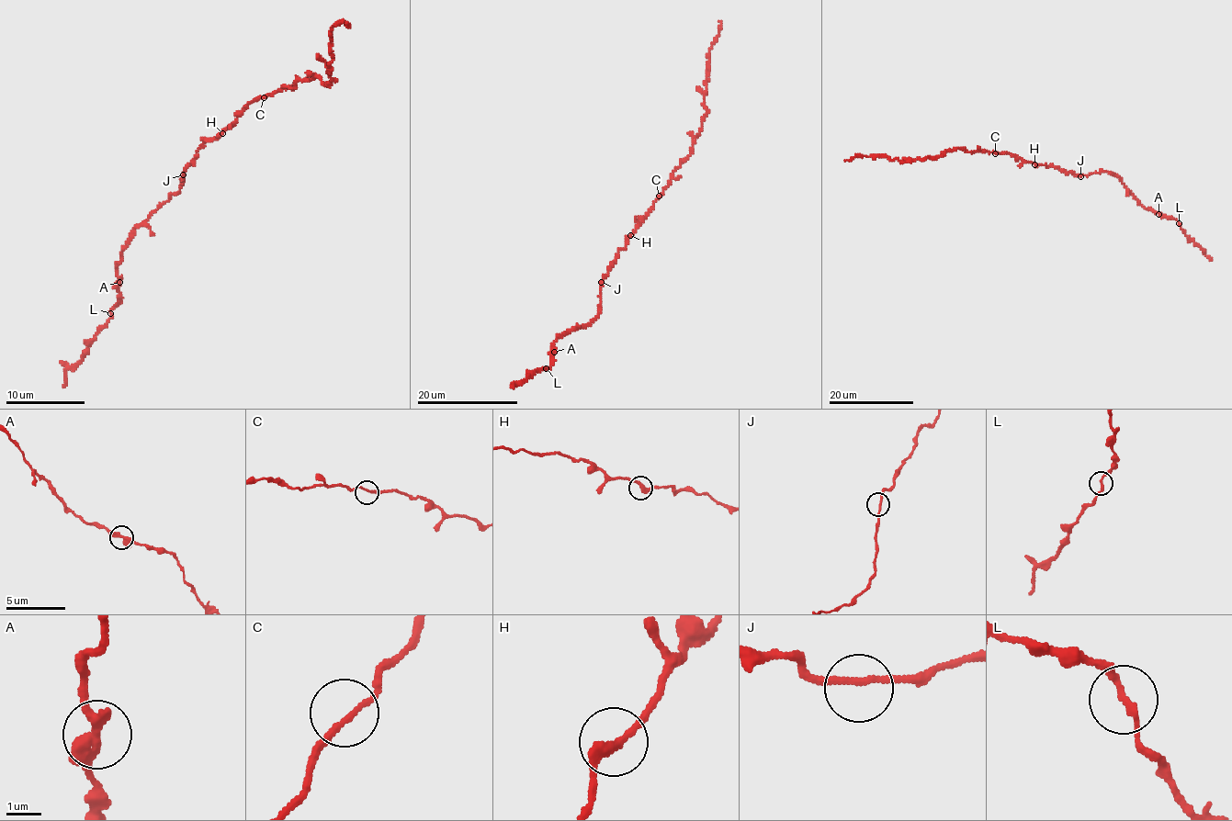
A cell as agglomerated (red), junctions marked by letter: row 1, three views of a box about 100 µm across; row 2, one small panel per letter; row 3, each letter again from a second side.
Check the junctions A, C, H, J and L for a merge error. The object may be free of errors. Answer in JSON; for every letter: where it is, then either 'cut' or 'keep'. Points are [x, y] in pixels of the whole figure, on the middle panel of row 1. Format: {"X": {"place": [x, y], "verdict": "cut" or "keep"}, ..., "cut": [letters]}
{"A": {"place": [554, 352], "verdict": "keep"}, "C": {"place": [659, 196], "verdict": "keep"}, "H": {"place": [630, 235], "verdict": "keep"}, "J": {"place": [601, 282], "verdict": "keep"}, "L": {"place": [546, 368], "verdict": "keep"}, "cut": []}

